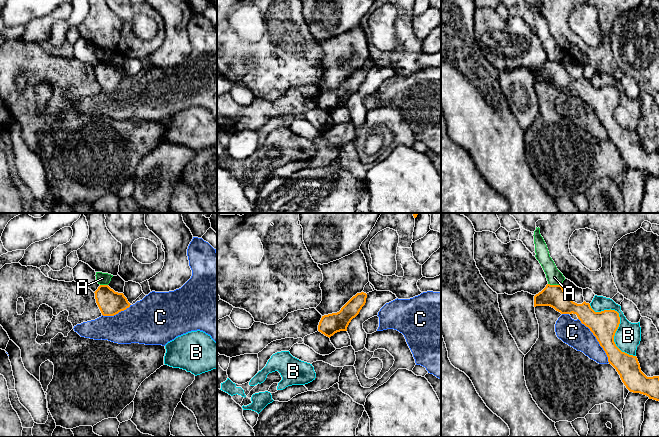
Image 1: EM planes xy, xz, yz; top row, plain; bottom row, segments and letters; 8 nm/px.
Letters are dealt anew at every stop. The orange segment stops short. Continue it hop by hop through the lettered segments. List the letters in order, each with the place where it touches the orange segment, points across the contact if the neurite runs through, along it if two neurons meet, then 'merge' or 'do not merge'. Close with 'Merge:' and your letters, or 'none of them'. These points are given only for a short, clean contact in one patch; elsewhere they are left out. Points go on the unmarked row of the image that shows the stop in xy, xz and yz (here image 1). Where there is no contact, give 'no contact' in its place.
A: meets orange in yz at (554, 61); border along yz (548, 59), (560, 61); do not merge
B: meets orange in yz at (619, 99); do not merge
C: meets orange in yz at (597, 116); do not merge
Merge: none of them

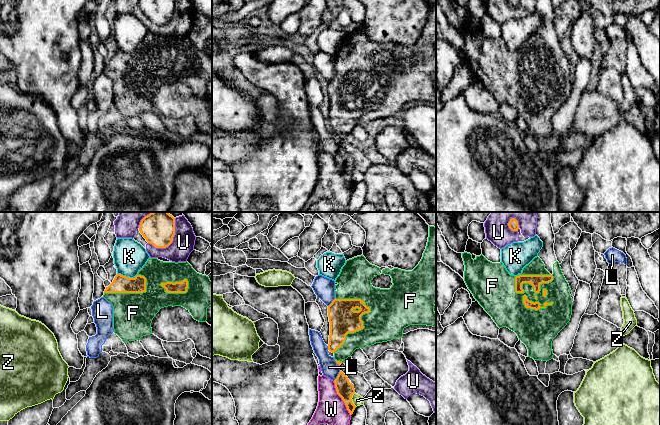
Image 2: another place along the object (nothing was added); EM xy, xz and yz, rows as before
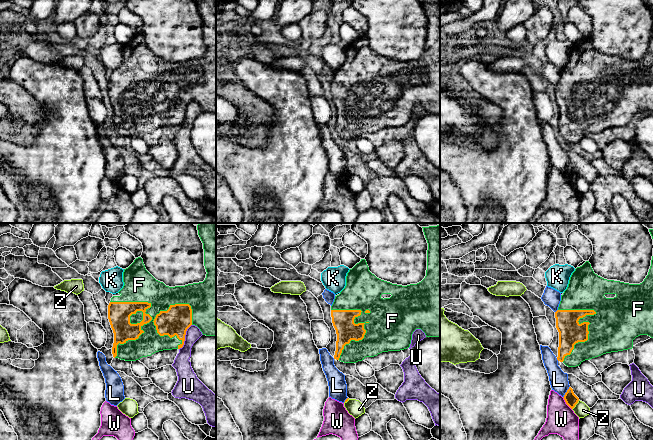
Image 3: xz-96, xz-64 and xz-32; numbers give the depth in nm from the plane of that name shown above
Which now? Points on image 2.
F: meets orange in yz at (536, 72); merge
K: meets orange in xy at (127, 53); do not merge
L: meets orange in xz at (337, 152); do not merge
U: meets orange in xy at (168, 21); do not merge
W: meets orange in xz at (341, 173); do not merge
Z: meets orange in xz at (351, 175); do not merge
Merge: F

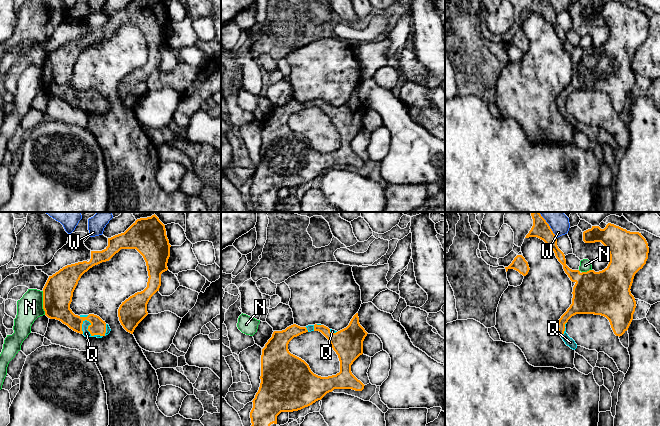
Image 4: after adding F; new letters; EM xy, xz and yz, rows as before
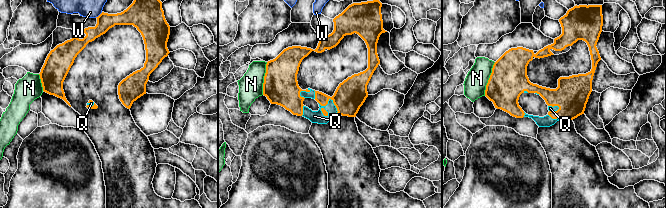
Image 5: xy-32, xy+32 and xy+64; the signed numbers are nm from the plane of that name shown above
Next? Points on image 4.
N: meets orange in xy at (43, 79); do not merge
Q: meets orange in xy at (87, 105); merge
W: meets orange in yz at (552, 7); do not merge
Merge: Q

